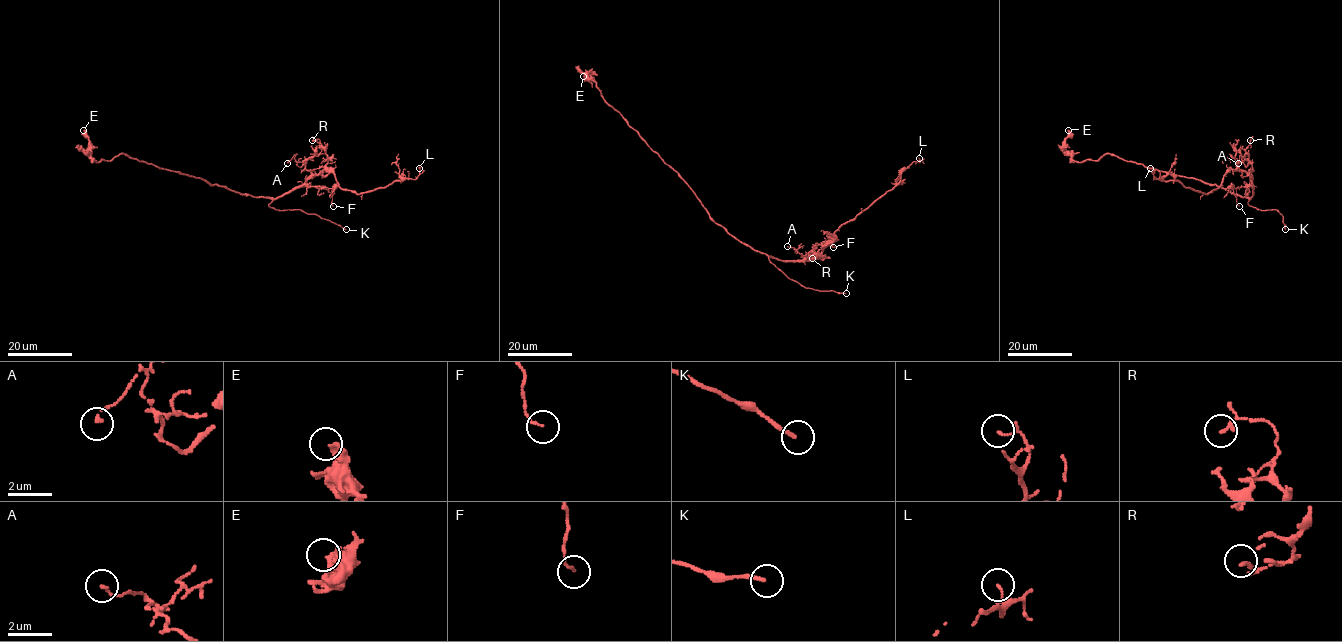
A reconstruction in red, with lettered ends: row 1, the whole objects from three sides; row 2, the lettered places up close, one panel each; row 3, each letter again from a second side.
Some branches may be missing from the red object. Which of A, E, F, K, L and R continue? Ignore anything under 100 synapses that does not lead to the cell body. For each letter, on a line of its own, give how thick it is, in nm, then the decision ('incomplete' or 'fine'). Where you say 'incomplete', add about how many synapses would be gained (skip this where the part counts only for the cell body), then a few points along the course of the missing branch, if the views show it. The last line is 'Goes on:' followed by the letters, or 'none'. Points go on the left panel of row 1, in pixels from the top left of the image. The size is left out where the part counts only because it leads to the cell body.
A: 120 nm thick; fine
E: 320 nm thick; fine
F: 110 nm thick; fine
K: 170 nm thick; incomplete; missing branch runs (346, 229), (374, 246)
L: 140 nm thick; fine
R: 100 nm thick; fine
Goes on: K

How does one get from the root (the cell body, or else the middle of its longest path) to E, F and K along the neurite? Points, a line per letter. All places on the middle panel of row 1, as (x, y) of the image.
E: (738, 241), (714, 222), (688, 185), (605, 100), (596, 82), (587, 74), (590, 73), (583, 76)
F: (738, 241), (781, 260), (806, 259), (832, 241), (833, 247)
K: (738, 241), (771, 256), (769, 259), (788, 278), (806, 288), (846, 293)

